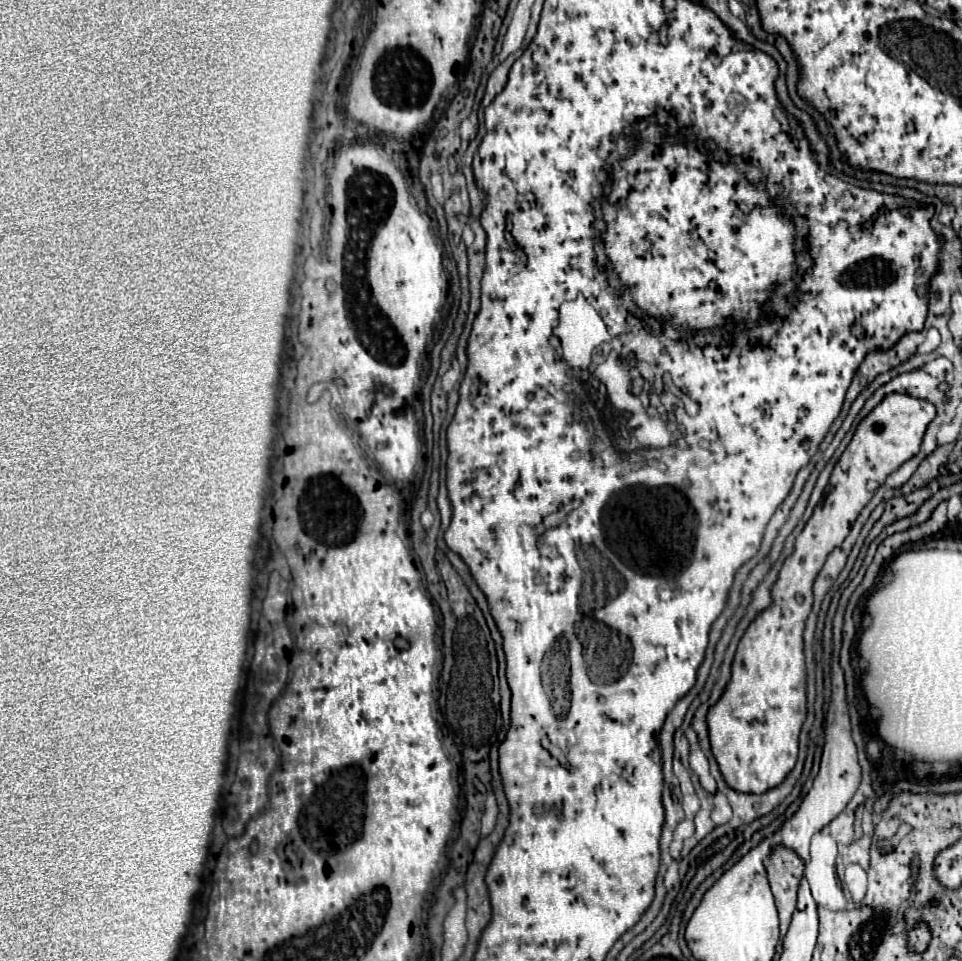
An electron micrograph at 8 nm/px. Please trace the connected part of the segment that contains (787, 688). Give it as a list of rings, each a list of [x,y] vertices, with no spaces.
[[[889,393],[883,397],[883,401],[859,423],[855,429],[855,435],[847,449],[843,451],[841,459],[837,461],[829,487],[833,487],[825,499],[815,507],[811,519],[807,521],[803,533],[795,539],[795,551],[785,559],[777,581],[771,587],[771,605],[763,609],[747,627],[741,645],[737,647],[733,665],[731,665],[731,679],[727,683],[727,689],[723,691],[721,699],[709,709],[707,713],[707,727],[709,727],[709,739],[711,739],[711,751],[717,753],[717,765],[723,773],[723,779],[727,785],[741,793],[763,793],[775,785],[779,785],[785,775],[795,767],[797,761],[797,739],[801,723],[805,721],[807,709],[805,709],[805,655],[803,655],[803,629],[805,619],[813,605],[813,581],[817,573],[821,571],[827,555],[843,543],[843,539],[849,535],[851,525],[855,523],[861,509],[869,503],[873,497],[873,491],[867,489],[867,481],[877,481],[877,485],[883,485],[887,475],[891,475],[899,465],[909,461],[913,455],[917,455],[923,433],[927,425],[935,417],[935,407],[925,401],[917,399],[907,393]]]

